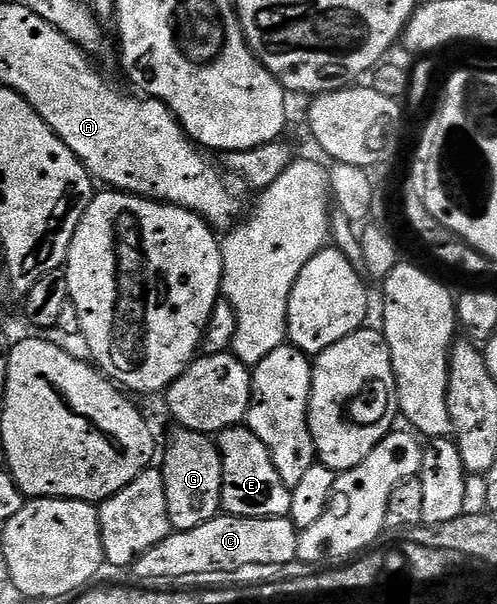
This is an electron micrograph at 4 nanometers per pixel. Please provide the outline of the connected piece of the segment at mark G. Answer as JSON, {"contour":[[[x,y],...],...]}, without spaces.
{"contour":[[[172,428],[167,446],[162,446],[161,472],[165,479],[165,499],[169,502],[169,523],[172,530],[189,531],[220,516],[223,503],[223,460],[218,444],[208,434]]]}

